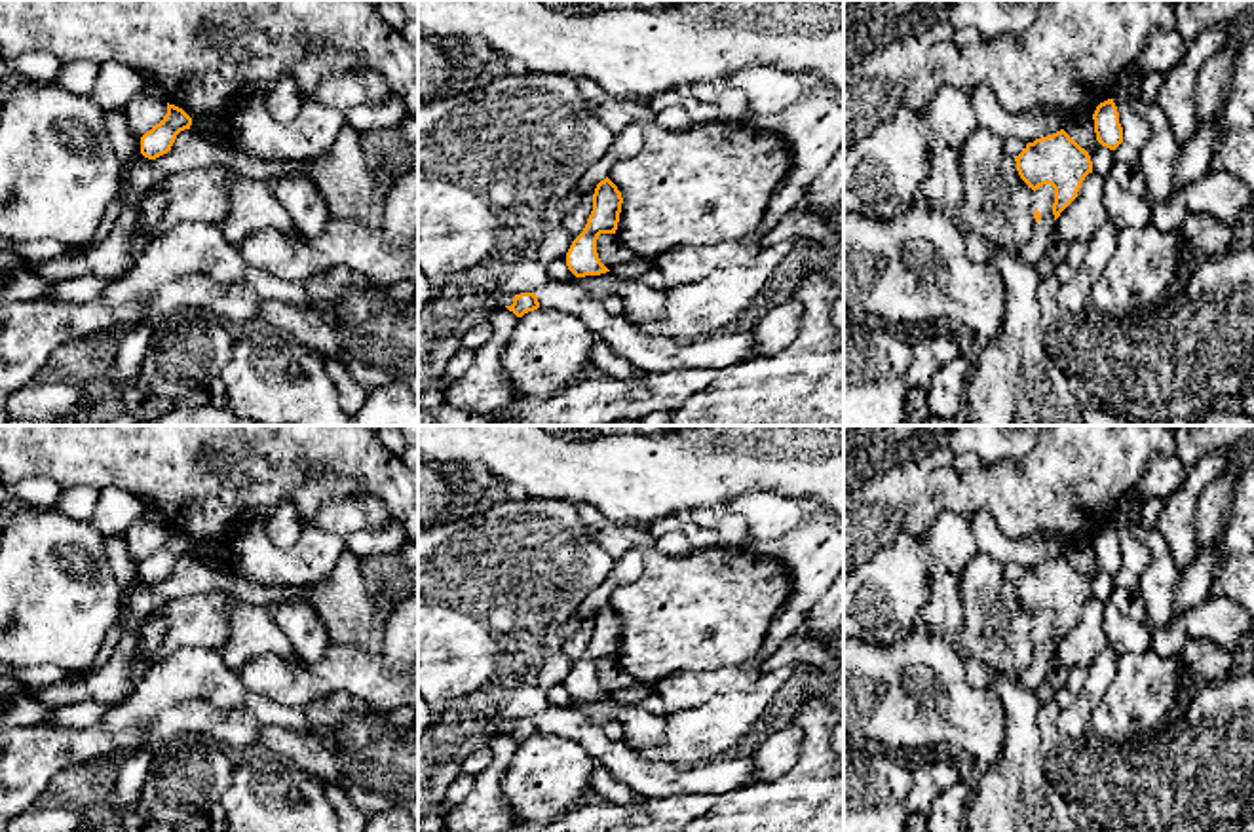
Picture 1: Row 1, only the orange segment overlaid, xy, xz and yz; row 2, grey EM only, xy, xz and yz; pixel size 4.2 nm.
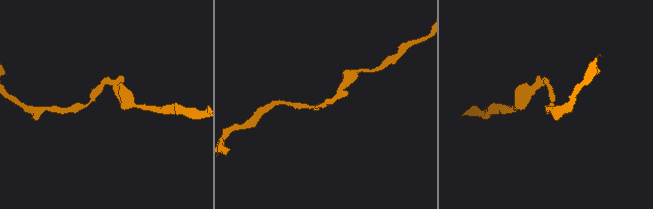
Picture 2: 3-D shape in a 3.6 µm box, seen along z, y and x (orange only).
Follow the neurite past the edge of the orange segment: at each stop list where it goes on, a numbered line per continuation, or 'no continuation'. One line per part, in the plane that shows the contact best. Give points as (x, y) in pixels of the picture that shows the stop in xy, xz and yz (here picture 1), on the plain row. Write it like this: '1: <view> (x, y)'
no continuation

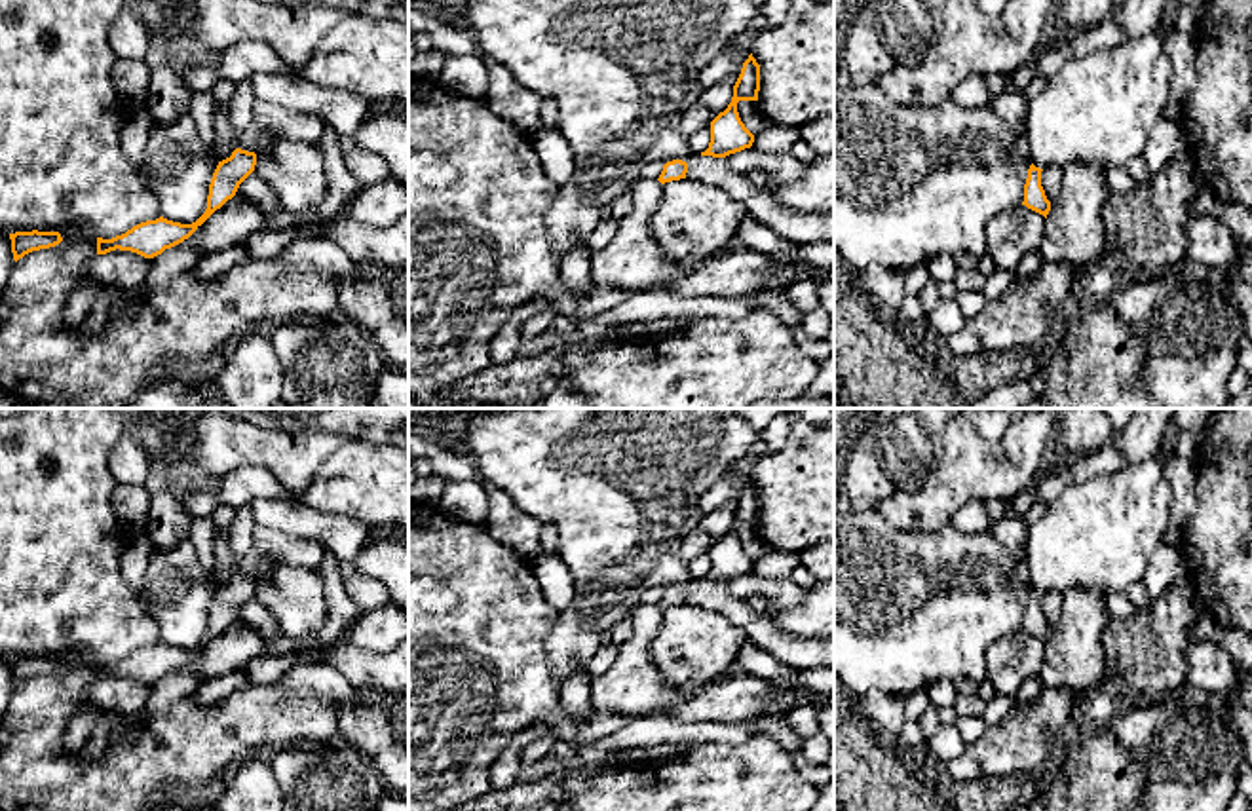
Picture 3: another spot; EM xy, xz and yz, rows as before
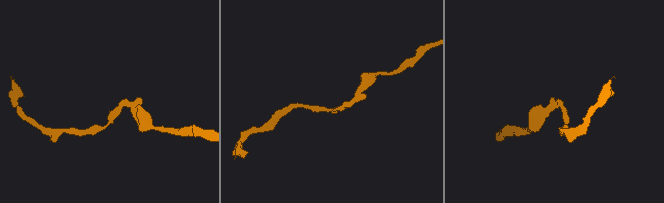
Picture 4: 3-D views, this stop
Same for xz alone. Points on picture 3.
no continuation

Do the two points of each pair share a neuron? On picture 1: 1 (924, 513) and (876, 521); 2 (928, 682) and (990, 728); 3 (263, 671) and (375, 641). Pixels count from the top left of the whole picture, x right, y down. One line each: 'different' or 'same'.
1: same
2: same
3: same

